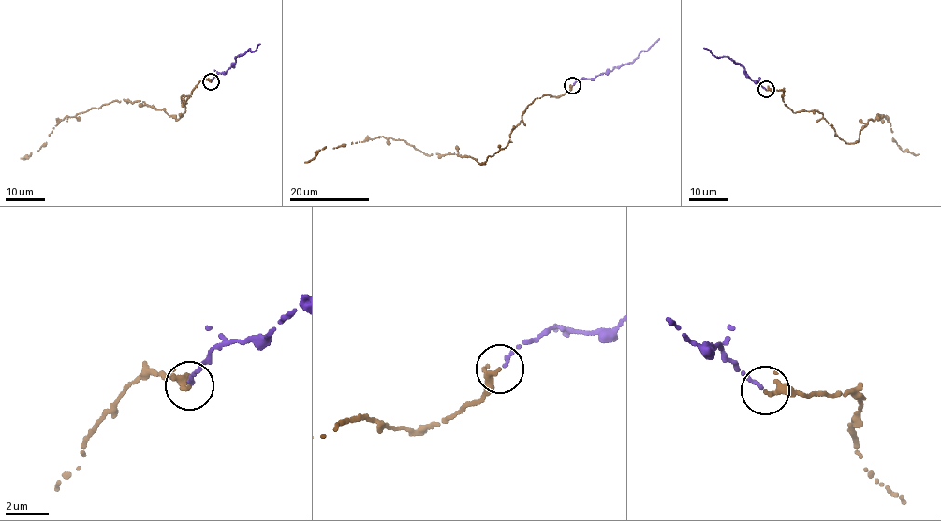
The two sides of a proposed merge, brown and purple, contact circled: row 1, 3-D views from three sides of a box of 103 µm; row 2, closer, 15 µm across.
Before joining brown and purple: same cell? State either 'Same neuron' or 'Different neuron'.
Same neuron

